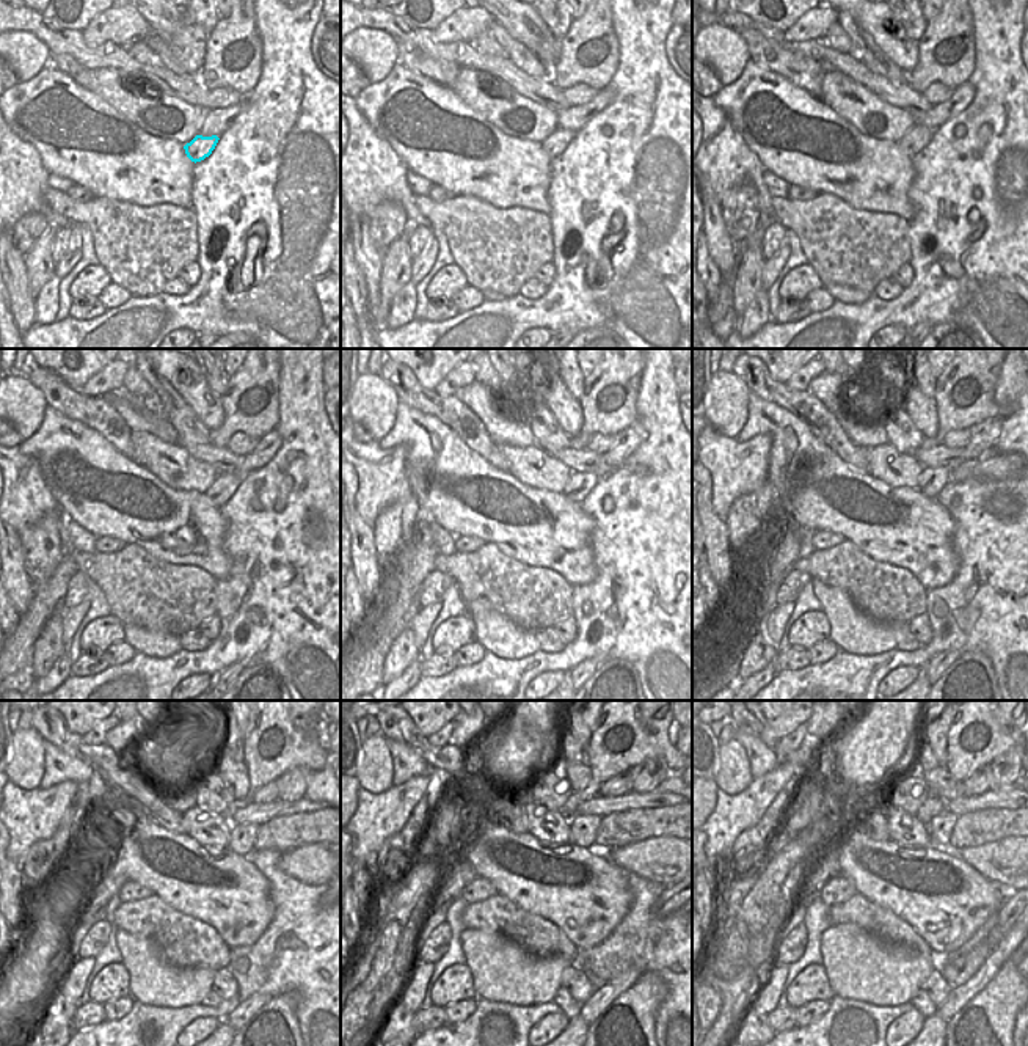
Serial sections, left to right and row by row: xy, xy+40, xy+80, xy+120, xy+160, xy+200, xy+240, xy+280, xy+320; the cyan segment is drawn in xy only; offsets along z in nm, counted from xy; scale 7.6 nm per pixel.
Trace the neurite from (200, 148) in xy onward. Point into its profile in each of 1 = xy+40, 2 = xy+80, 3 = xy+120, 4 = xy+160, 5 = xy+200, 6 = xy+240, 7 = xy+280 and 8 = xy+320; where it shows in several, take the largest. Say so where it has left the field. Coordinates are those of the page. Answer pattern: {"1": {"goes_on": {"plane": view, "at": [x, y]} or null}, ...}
{"1": {"goes_on": {"plane": "xy+40", "at": [554, 145]}}, "2": {"goes_on": {"plane": "xy+80", "at": [918, 137]}}, "3": {"goes_on": {"plane": "xy+120", "at": [225, 486]}}, "4": {"goes_on": {"plane": "xy+160", "at": [578, 486]}}, "5": {"goes_on": {"plane": "xy+200", "at": [931, 481]}}, "6": {"goes_on": {"plane": "xy+240", "at": [240, 841]}}, "7": {"goes_on": {"plane": "xy+280", "at": [584, 828]}}, "8": {"goes_on": {"plane": "xy+320", "at": [939, 828]}}}

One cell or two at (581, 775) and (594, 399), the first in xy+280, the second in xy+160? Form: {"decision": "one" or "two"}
{"decision": "two"}

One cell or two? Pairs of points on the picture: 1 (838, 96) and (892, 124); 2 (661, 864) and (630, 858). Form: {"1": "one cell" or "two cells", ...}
{"1": "one cell", "2": "one cell"}

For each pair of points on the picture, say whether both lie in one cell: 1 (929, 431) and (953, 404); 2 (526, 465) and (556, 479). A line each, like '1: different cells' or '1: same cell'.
1: different cells
2: same cell

